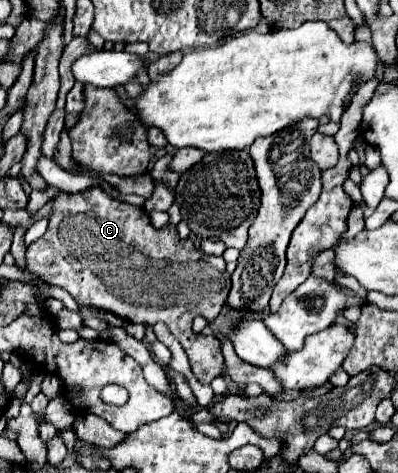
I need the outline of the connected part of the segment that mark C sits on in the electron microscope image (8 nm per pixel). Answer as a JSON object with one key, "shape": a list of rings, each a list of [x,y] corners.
{"shape":[[[99,187],[81,193],[65,193],[65,191],[59,193],[59,197],[43,205],[37,217],[31,217],[29,223],[35,223],[37,219],[47,215],[49,215],[49,227],[45,235],[27,247],[27,269],[31,273],[35,273],[49,285],[69,291],[79,305],[97,307],[131,323],[145,323],[145,325],[155,325],[159,321],[167,323],[171,333],[187,351],[189,365],[203,385],[209,385],[217,375],[221,375],[223,355],[219,349],[219,341],[215,337],[195,335],[191,327],[197,315],[209,321],[213,321],[219,315],[219,311],[227,303],[227,295],[231,289],[231,275],[225,269],[223,257],[205,255],[201,249],[193,245],[189,237],[187,239],[179,237],[177,223],[181,221],[181,213],[177,203],[171,205],[169,225],[163,229],[155,229],[149,223],[149,215],[143,209],[111,199]]]}

